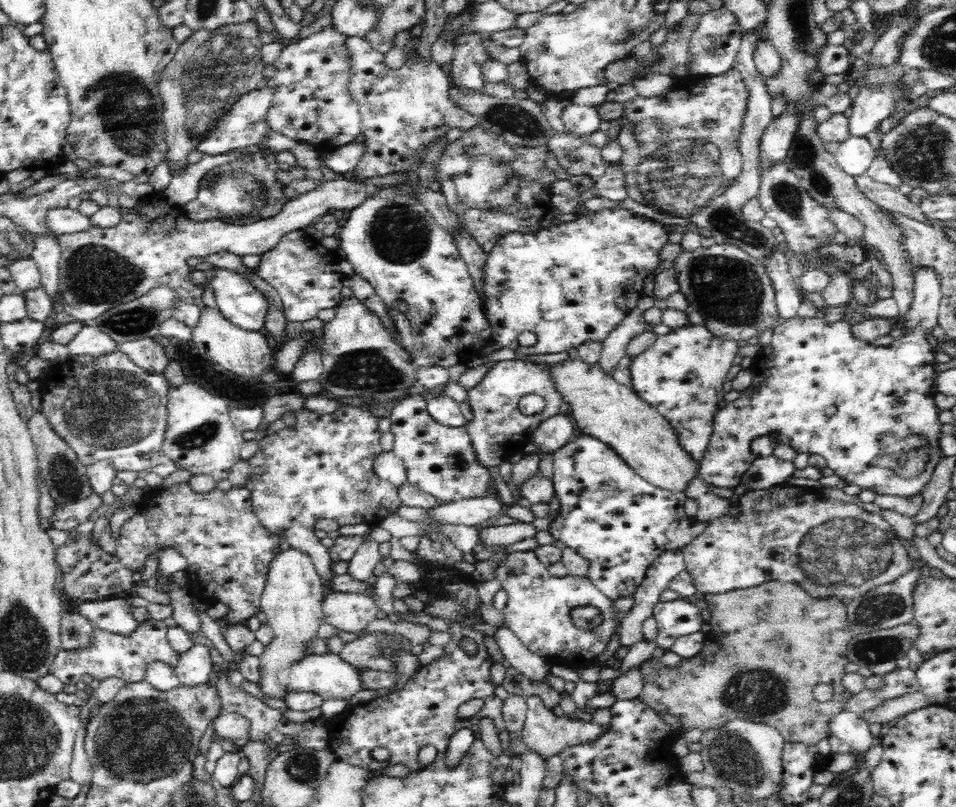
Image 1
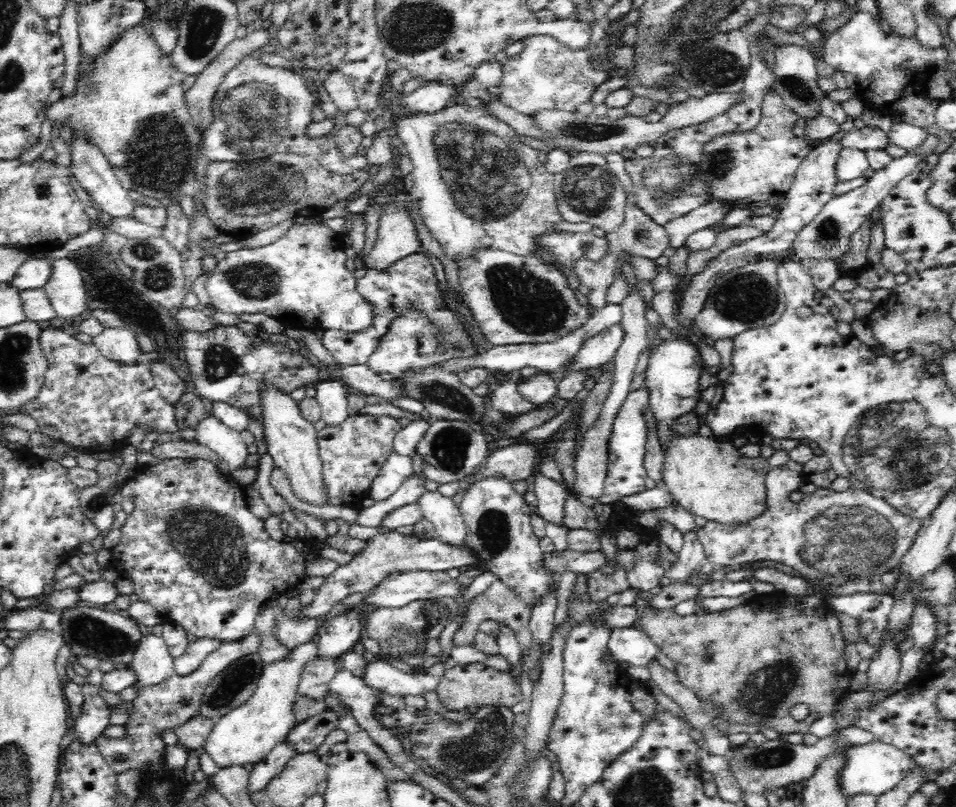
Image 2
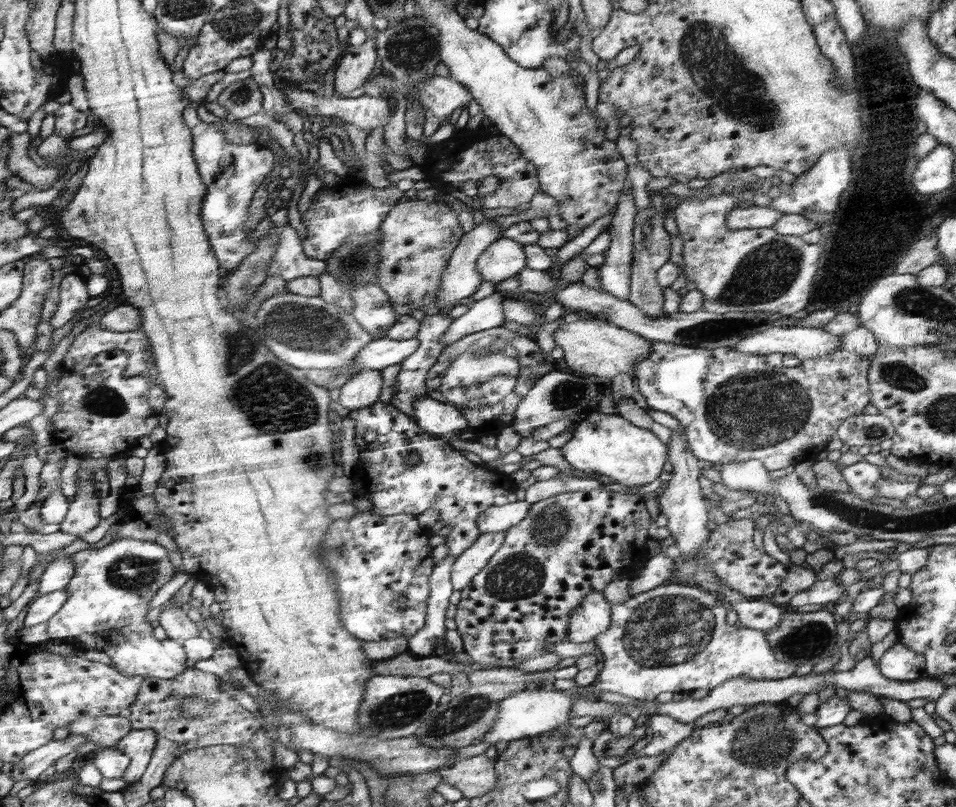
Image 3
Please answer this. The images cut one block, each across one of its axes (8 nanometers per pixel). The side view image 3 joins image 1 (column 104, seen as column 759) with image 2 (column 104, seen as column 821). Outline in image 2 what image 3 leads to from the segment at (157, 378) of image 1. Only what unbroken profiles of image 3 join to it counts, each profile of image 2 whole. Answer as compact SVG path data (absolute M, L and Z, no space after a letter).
M46 328L41 332L40 343L48 359L48 368L45 372L45 381L40 392L22 405L22 412L32 416L42 434L65 442L79 449L89 452L110 452L123 449L129 445L128 438L132 430L138 426L142 432L156 430L158 434L170 432L174 441L182 440L179 423L176 423L174 406L164 400L159 388L156 388L154 375L148 364L140 363L127 365L108 360L93 343L84 344L73 337L70 328Z

